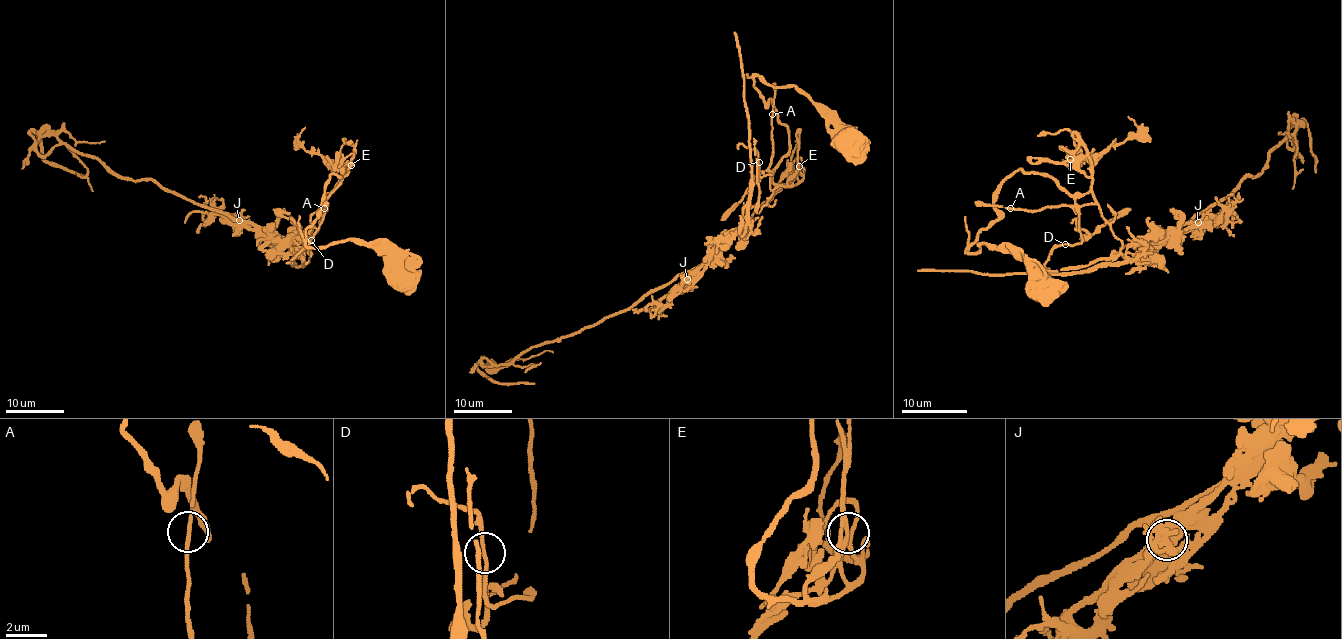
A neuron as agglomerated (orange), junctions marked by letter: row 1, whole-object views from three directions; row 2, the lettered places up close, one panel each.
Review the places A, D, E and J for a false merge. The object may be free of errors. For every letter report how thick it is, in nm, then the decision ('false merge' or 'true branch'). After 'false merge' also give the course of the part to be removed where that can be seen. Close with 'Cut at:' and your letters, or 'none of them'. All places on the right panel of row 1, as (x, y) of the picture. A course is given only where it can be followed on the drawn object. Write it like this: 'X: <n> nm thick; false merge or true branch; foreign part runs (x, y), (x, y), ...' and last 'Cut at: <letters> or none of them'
A: 240 nm thick; true branch
D: 150 nm thick; true branch
E: 280 nm thick; true branch
J: 1000 nm thick; false merge; foreign part runs (1198, 222), (1262, 171), (1278, 143), (1290, 135), (1295, 146), (1287, 133), (1297, 123), (1308, 128), (1316, 172)
Cut at: J

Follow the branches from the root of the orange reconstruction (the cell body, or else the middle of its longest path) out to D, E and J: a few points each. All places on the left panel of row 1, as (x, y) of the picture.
D: (399, 275), (394, 261), (375, 246), (306, 245), (323, 187), (336, 174), (341, 182), (310, 240)
E: (399, 275), (394, 261), (375, 246), (306, 245), (325, 184), (332, 174), (341, 178), (328, 195), (351, 165)
J: (399, 275), (375, 246), (306, 245), (336, 174), (341, 182), (306, 248), (262, 237), (239, 220)

